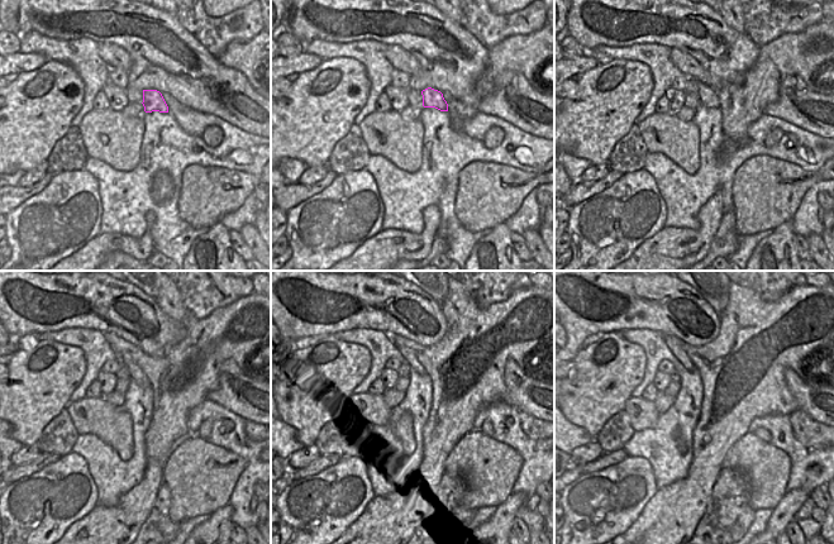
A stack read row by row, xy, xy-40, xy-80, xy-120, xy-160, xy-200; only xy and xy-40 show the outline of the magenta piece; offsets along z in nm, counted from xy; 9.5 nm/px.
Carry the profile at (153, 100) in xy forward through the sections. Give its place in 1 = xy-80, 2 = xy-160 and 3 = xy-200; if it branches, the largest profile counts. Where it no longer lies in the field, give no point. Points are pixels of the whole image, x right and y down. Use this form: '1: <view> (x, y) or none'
1: xy-80 (709, 98)
2: xy-160 (410, 358)
3: xy-200 (672, 342)

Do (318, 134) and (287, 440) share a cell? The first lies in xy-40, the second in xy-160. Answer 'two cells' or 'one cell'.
two cells

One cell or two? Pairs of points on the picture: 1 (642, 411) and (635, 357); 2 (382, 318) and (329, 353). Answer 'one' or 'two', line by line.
1: two
2: two

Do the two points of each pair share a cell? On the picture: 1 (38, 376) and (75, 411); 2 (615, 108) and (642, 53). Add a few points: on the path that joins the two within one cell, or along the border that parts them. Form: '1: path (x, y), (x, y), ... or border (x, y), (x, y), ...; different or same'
1: border (70, 402), (65, 408); different
2: border (608, 61), (642, 61), (649, 68), (654, 86); different

